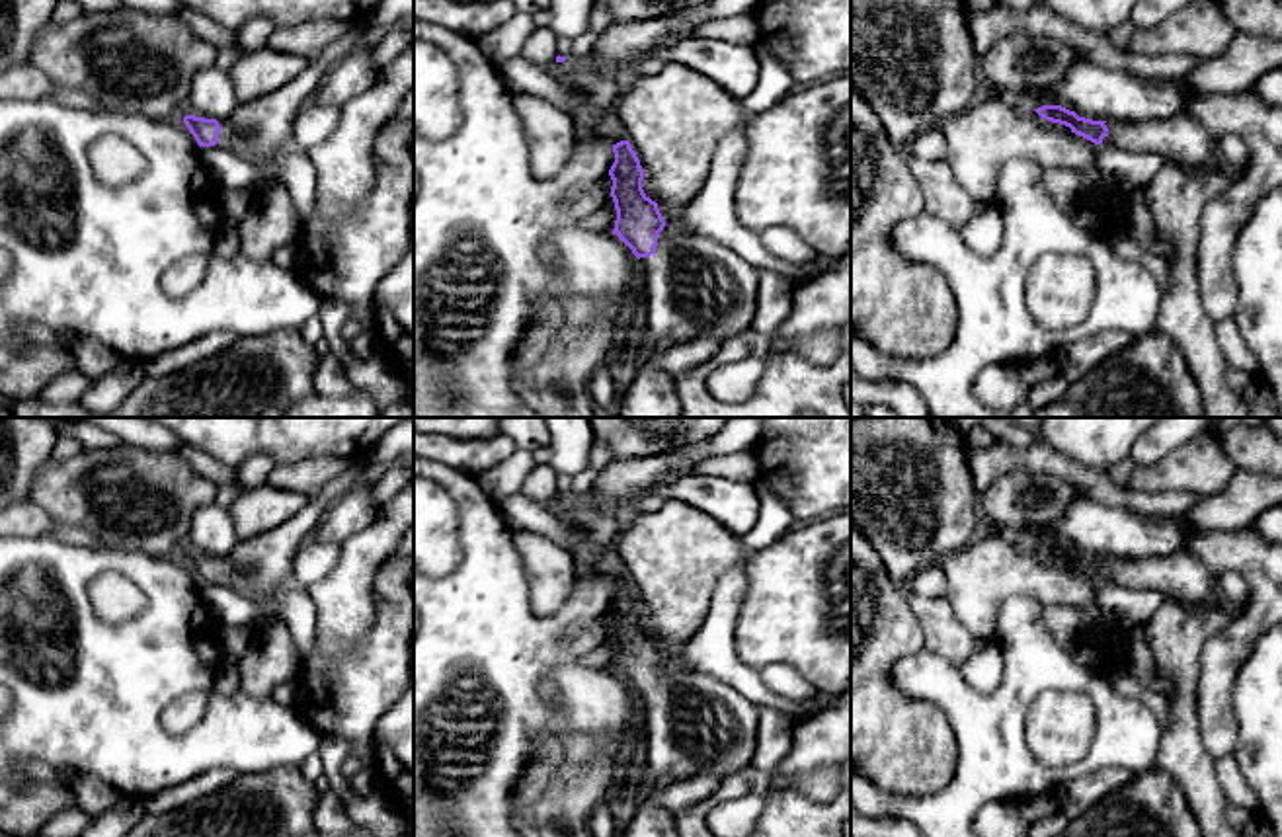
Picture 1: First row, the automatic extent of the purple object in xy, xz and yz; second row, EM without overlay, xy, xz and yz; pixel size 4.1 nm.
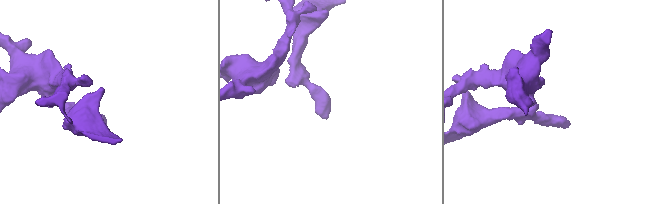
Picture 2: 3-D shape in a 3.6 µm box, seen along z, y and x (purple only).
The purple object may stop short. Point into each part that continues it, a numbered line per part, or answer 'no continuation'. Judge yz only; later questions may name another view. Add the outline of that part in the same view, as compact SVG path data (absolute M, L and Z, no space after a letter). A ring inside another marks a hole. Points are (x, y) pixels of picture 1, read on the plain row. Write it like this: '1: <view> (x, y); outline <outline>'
1: yz (1181, 578); outline M1190 552L1171 556L1104 560L1108 572L1102 581L1128 589L1161 591L1167 601L1202 607L1218 597L1214 576Z

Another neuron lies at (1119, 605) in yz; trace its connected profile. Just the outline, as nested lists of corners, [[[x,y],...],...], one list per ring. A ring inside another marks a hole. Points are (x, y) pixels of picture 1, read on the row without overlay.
[[[1097,581],[1095,601],[1108,628],[1132,628],[1145,624],[1167,603],[1167,597],[1161,591],[1128,589],[1112,581]]]

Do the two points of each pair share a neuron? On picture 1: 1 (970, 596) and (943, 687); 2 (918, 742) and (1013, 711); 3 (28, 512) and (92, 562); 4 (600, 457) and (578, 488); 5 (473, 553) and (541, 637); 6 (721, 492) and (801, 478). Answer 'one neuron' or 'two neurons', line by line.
1: two neurons
2: two neurons
3: two neurons
4: one neuron
5: one neuron
6: two neurons

